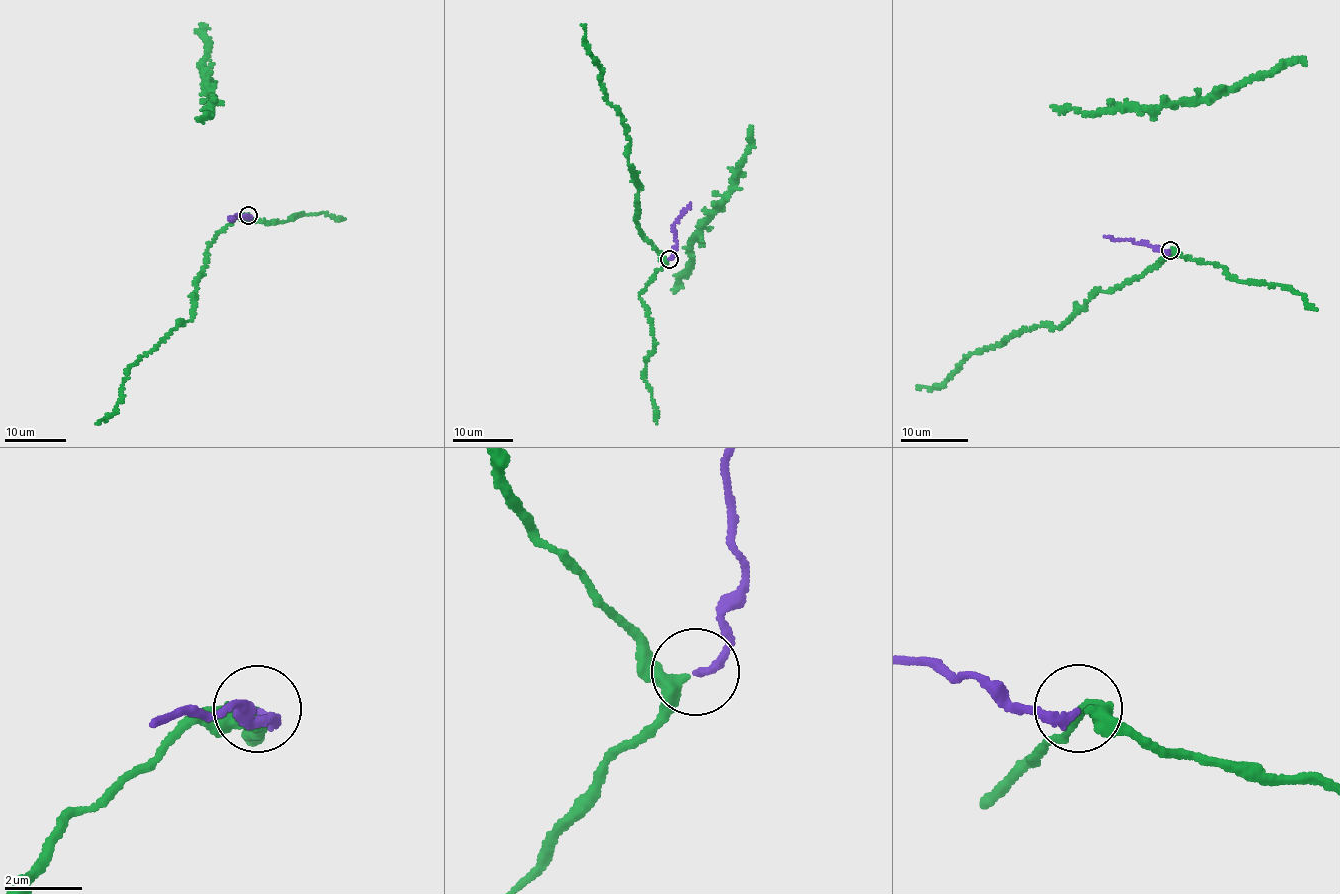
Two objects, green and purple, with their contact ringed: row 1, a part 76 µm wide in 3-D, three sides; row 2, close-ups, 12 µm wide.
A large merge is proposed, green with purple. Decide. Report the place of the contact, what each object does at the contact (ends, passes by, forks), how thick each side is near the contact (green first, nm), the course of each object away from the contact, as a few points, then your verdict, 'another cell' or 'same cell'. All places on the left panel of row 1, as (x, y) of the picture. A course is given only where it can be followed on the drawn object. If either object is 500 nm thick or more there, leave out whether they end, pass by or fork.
(248, 215) | green passes by | purple ends | 340/200 nm | green via (247, 215), (218, 232), (206, 249), (192, 318), (178, 323), (155, 347), (129, 366), (114, 412), (96, 423) | purple via (248, 216), (229, 219), (232, 220) | same cell

